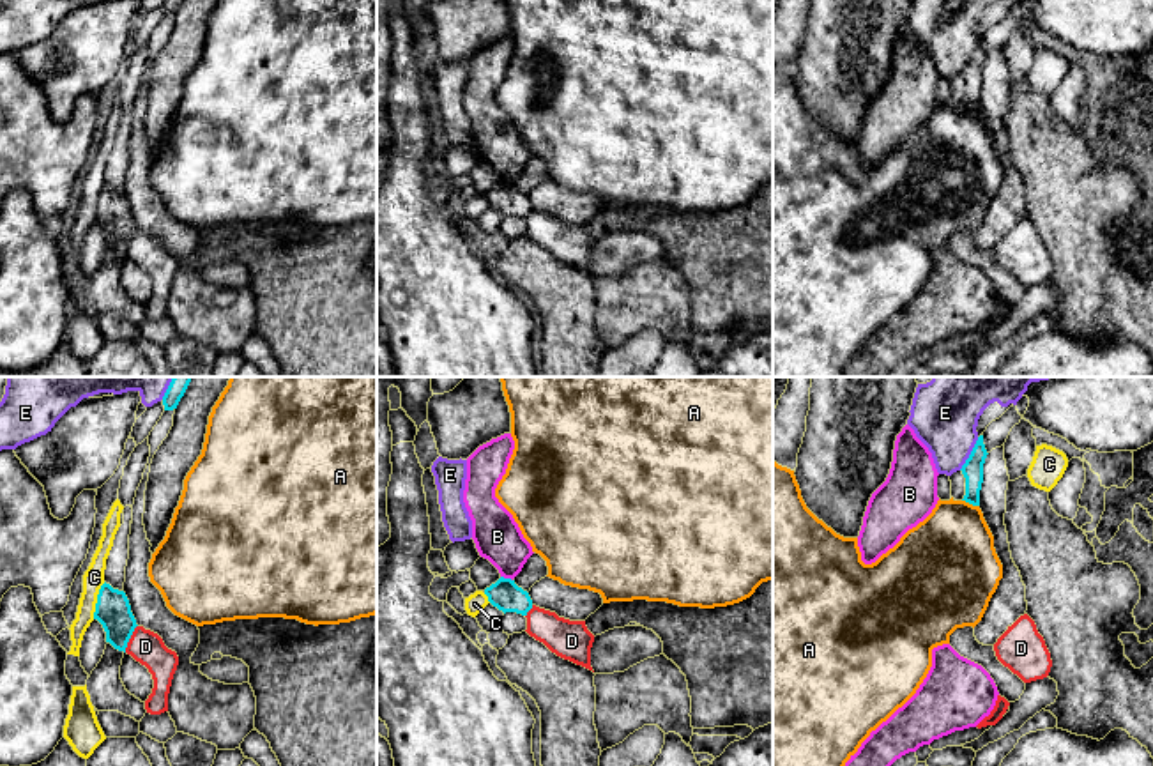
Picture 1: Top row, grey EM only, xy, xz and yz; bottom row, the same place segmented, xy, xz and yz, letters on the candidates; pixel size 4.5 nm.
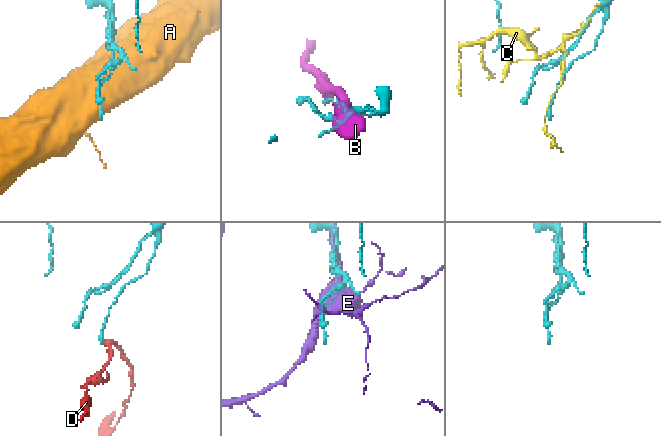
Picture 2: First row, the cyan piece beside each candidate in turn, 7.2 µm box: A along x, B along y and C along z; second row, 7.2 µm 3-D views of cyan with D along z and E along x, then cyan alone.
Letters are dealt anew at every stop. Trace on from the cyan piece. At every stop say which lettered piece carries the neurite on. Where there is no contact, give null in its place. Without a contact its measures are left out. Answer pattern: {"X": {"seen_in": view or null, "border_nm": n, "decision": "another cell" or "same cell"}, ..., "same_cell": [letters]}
{"A": {"seen_in": "yz", "border_nm": 90, "decision": "another cell"}, "B": {"seen_in": "xz", "border_nm": 60, "decision": "another cell"}, "C": {"seen_in": "xy", "border_nm": 180, "decision": "another cell"}, "D": {"seen_in": "xy", "border_nm": 140, "decision": "another cell"}, "E": {"seen_in": "yz", "border_nm": 180, "decision": "another cell"}, "same_cell": []}

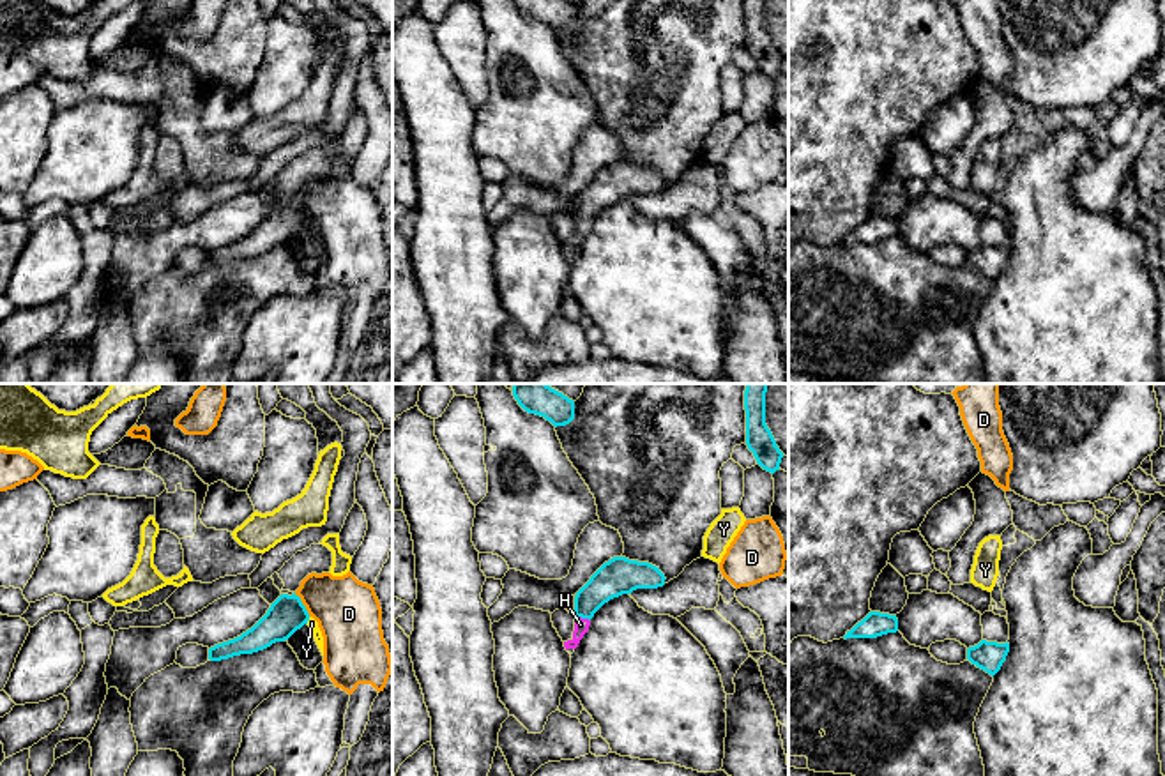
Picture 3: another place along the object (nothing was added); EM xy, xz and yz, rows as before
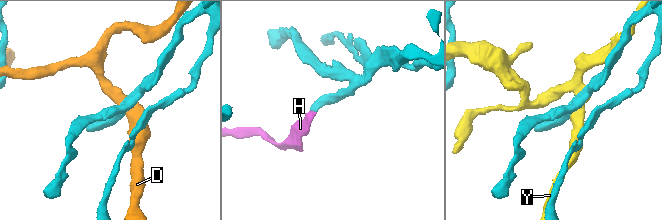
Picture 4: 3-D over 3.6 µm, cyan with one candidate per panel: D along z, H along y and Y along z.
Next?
{"D": {"seen_in": "xy", "border_nm": 130, "decision": "another cell"}, "H": {"seen_in": "xz", "border_nm": 80, "decision": "same cell"}, "Y": {"seen_in": "xy", "border_nm": 40, "decision": "another cell"}, "same_cell": ["H"]}

